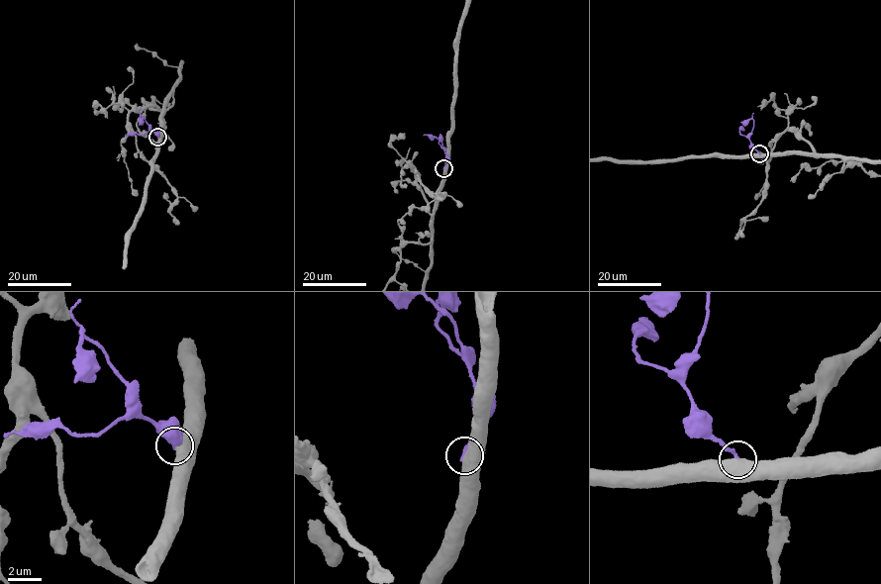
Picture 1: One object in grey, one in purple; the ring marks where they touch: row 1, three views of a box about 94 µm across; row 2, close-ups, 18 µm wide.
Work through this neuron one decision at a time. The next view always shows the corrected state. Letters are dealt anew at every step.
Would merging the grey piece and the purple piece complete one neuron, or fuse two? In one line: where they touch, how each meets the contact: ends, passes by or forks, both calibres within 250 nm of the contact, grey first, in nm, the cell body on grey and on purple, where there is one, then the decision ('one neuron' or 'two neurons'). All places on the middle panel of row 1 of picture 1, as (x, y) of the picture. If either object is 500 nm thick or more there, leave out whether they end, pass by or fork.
at (443, 168); 750 nm thick on the grey side, 260 nm on the other; no cell body on grey; no cell body on purple; two neurons

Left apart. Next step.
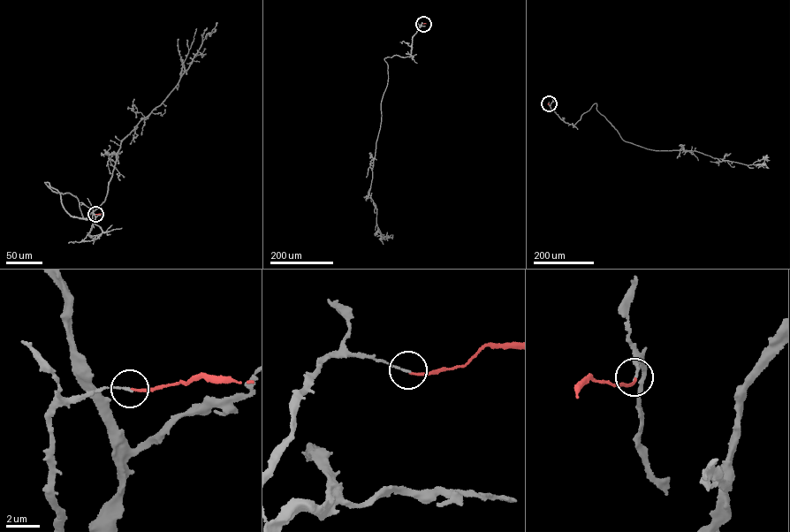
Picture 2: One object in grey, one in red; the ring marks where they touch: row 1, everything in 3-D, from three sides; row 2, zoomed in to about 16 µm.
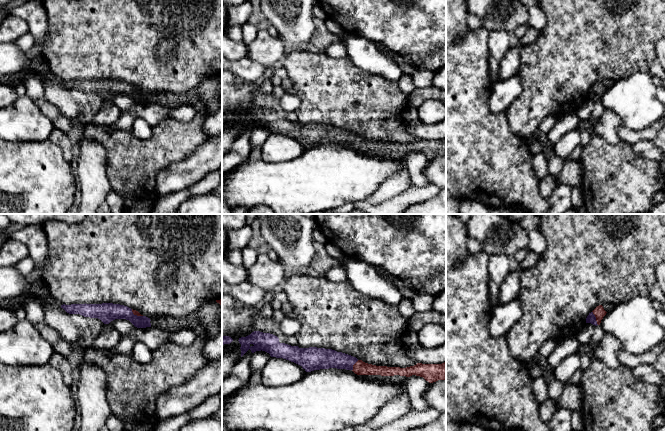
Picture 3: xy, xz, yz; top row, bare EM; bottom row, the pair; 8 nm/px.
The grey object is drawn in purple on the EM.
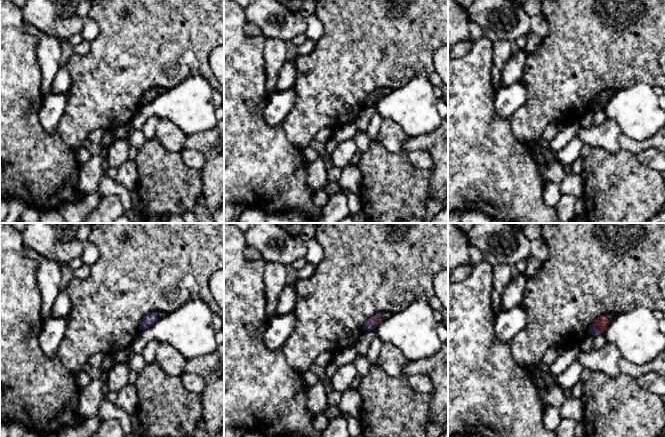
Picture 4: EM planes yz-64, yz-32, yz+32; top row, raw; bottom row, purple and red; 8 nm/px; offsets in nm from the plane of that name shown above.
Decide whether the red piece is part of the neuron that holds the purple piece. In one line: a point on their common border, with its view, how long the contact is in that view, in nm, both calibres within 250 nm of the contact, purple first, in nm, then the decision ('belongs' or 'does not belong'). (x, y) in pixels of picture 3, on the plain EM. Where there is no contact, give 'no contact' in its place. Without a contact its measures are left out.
contact yz (595, 94); length 120 nm; calibres 70 and 90 nm; belongs

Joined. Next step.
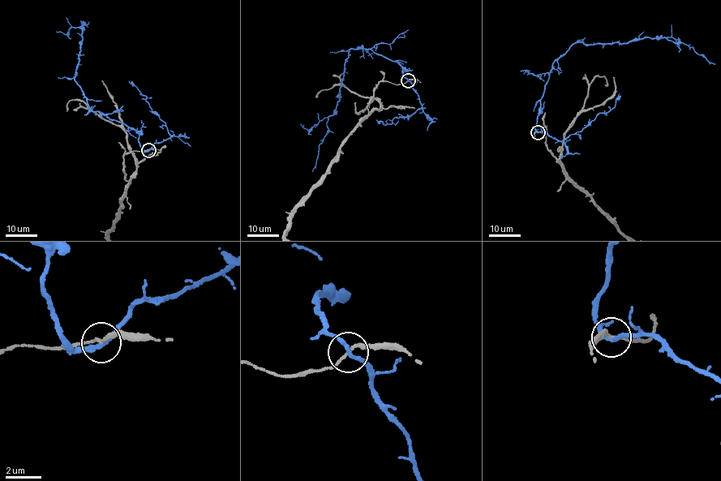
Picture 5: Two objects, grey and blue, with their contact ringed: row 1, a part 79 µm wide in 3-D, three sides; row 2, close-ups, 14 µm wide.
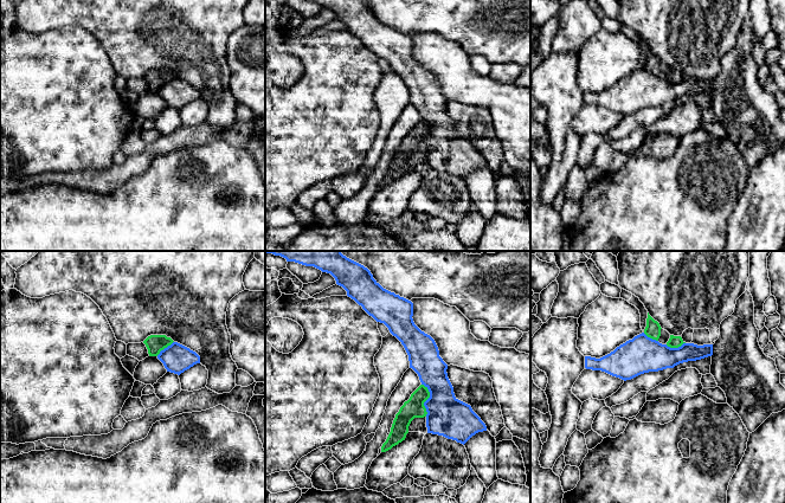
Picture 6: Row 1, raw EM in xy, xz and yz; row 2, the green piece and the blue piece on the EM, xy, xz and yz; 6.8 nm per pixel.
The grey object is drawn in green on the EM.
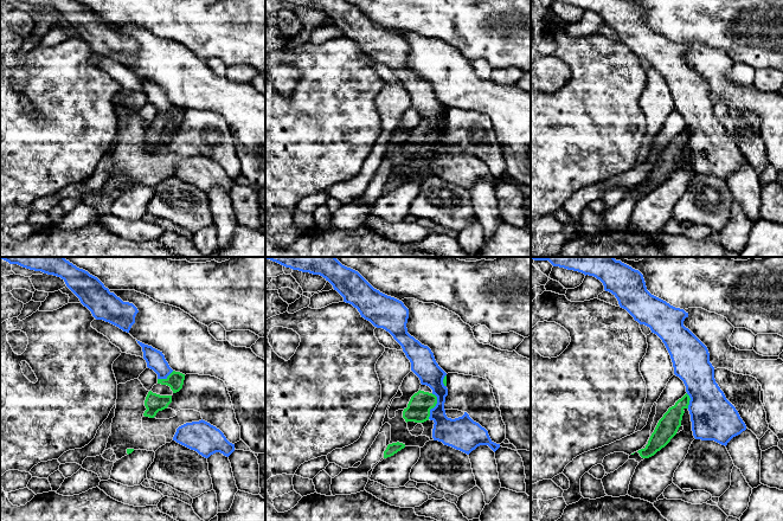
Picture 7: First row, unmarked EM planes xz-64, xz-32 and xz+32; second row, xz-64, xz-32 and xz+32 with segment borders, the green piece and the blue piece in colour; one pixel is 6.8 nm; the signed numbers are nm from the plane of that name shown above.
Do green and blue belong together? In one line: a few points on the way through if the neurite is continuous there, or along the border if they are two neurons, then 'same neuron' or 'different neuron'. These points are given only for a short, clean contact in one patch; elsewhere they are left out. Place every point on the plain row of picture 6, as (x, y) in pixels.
border along xz (422, 118), (429, 127), (429, 133), (424, 137), (425, 150); different neuron

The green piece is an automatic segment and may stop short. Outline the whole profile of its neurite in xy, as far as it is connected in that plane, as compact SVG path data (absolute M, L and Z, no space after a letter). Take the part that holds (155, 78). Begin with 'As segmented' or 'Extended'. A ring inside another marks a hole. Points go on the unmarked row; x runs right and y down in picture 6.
As segmented. M150 70L143 76L149 91L157 91L161 85L170 80L173 77L174 76L166 70Z

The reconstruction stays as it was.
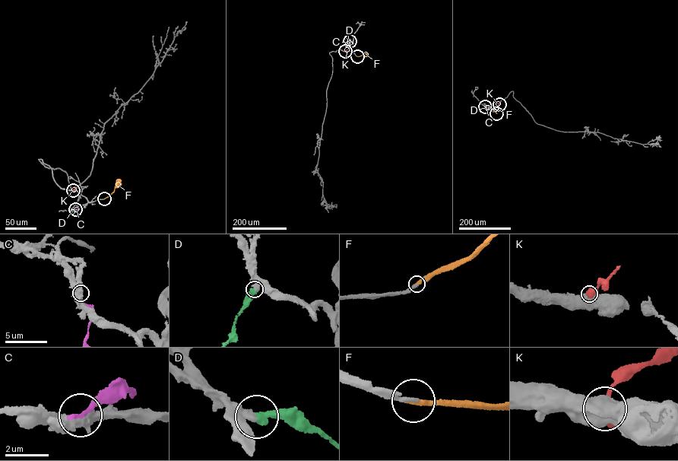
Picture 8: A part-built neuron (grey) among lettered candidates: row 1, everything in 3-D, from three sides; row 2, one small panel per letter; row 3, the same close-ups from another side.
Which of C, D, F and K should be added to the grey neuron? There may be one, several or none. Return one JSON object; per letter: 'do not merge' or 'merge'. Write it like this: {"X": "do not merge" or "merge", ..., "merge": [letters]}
{"C": "do not merge", "D": "merge", "F": "merge", "K": "do not merge", "merge": ["D", "F"]}

